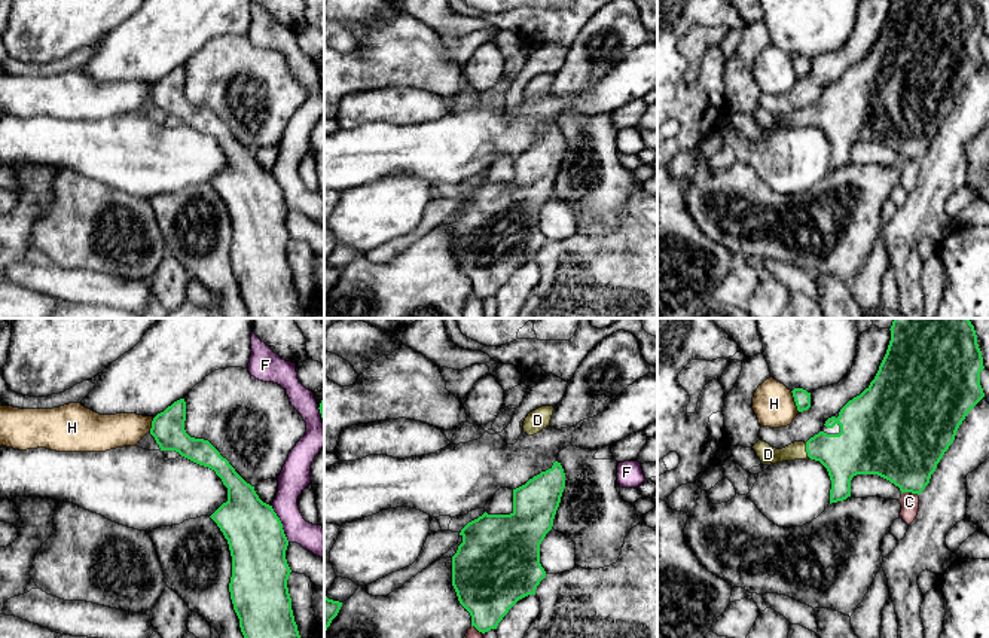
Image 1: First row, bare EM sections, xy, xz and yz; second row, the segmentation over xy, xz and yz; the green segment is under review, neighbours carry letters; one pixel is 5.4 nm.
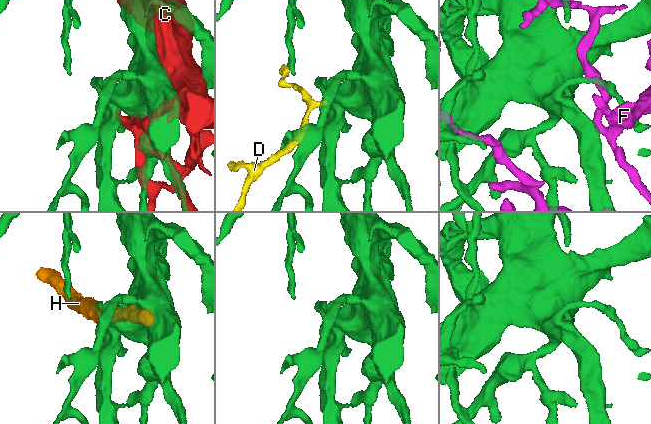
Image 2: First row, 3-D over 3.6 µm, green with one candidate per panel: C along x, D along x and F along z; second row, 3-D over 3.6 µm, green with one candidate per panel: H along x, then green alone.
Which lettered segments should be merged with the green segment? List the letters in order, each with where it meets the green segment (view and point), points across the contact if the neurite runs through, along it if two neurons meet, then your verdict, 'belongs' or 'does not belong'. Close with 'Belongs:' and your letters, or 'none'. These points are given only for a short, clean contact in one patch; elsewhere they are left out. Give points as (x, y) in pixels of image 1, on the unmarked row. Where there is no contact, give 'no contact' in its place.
C: yz (910, 158) | does not belong
D: yz (806, 118) | across yz (852, 118), (806, 118), (768, 121) | belongs
F: xy (281, 191) | does not belong
H: yz (794, 67) | does not belong
Belongs: D

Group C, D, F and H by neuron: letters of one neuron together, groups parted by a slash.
C / D / F / H

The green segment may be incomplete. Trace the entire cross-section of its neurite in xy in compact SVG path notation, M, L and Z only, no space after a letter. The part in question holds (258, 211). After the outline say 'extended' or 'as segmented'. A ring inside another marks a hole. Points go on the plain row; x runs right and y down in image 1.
M180 65L153 85L150 101L161 117L175 117L181 123L214 137L228 155L228 168L210 184L229 211L232 223L229 259L248 318L308 318L300 308L291 277L287 254L291 236L286 226L289 207L280 184L272 173L259 165L254 153L247 150L208 107L195 106L186 100L184 88L186 68Z; as segmented

